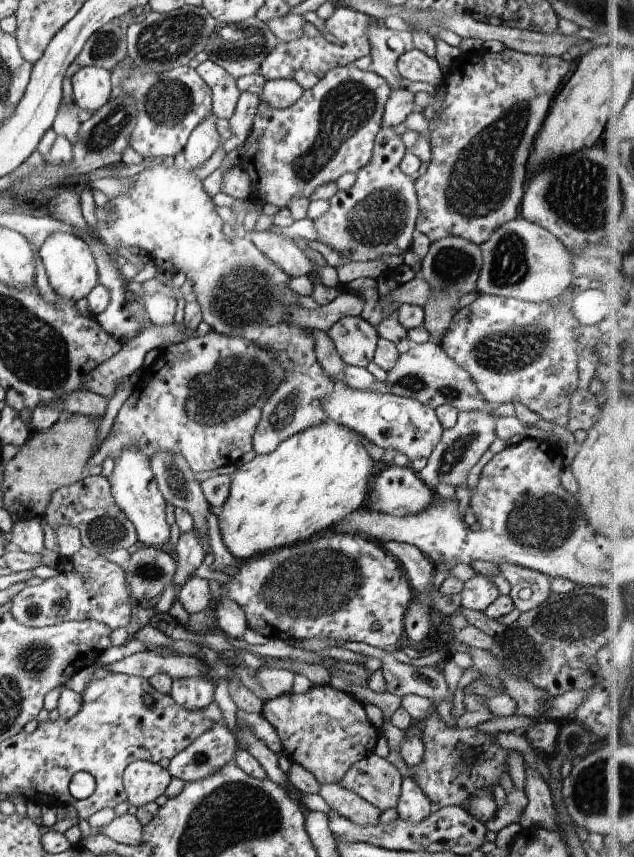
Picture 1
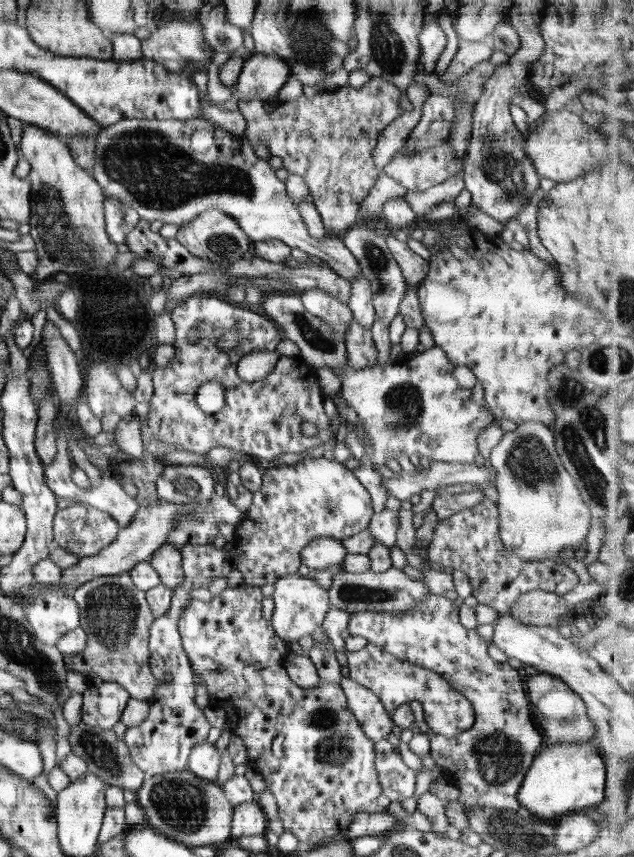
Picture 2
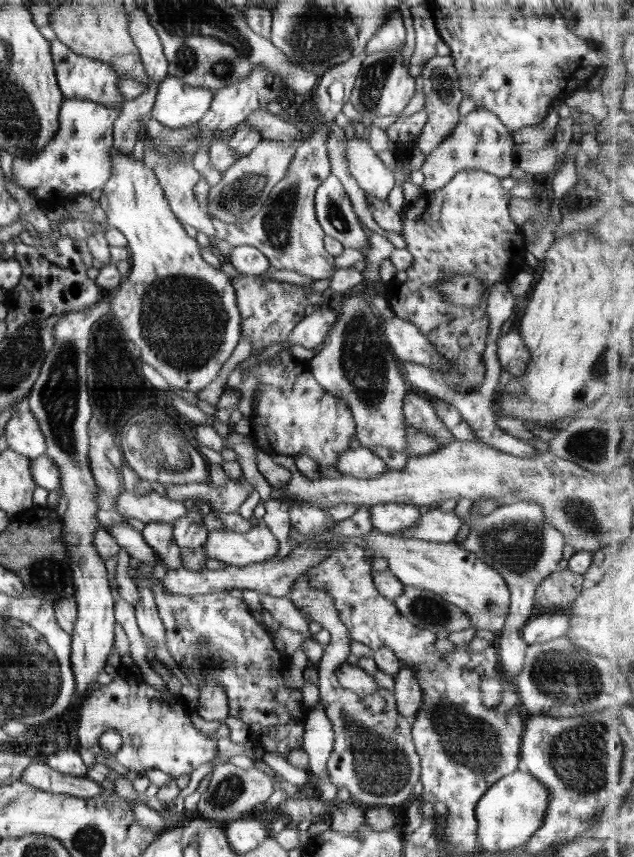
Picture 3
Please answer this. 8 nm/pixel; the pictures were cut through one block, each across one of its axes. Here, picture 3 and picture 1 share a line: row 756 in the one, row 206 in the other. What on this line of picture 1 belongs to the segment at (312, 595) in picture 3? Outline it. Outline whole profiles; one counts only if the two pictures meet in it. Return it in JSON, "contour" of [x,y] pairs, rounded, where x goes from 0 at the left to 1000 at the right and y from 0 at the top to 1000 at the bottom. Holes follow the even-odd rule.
{"contour":[[[601,147],[588,167],[587,183],[560,202],[558,216],[547,222],[535,221],[519,232],[517,245],[494,258],[495,266],[498,266],[498,281],[516,285],[525,293],[552,301],[552,305],[557,306],[595,305],[603,299],[637,299],[651,285],[651,275],[656,271],[655,260],[661,247],[658,224],[653,217],[656,209],[650,204],[636,203],[629,196],[642,175],[621,148]]]}

